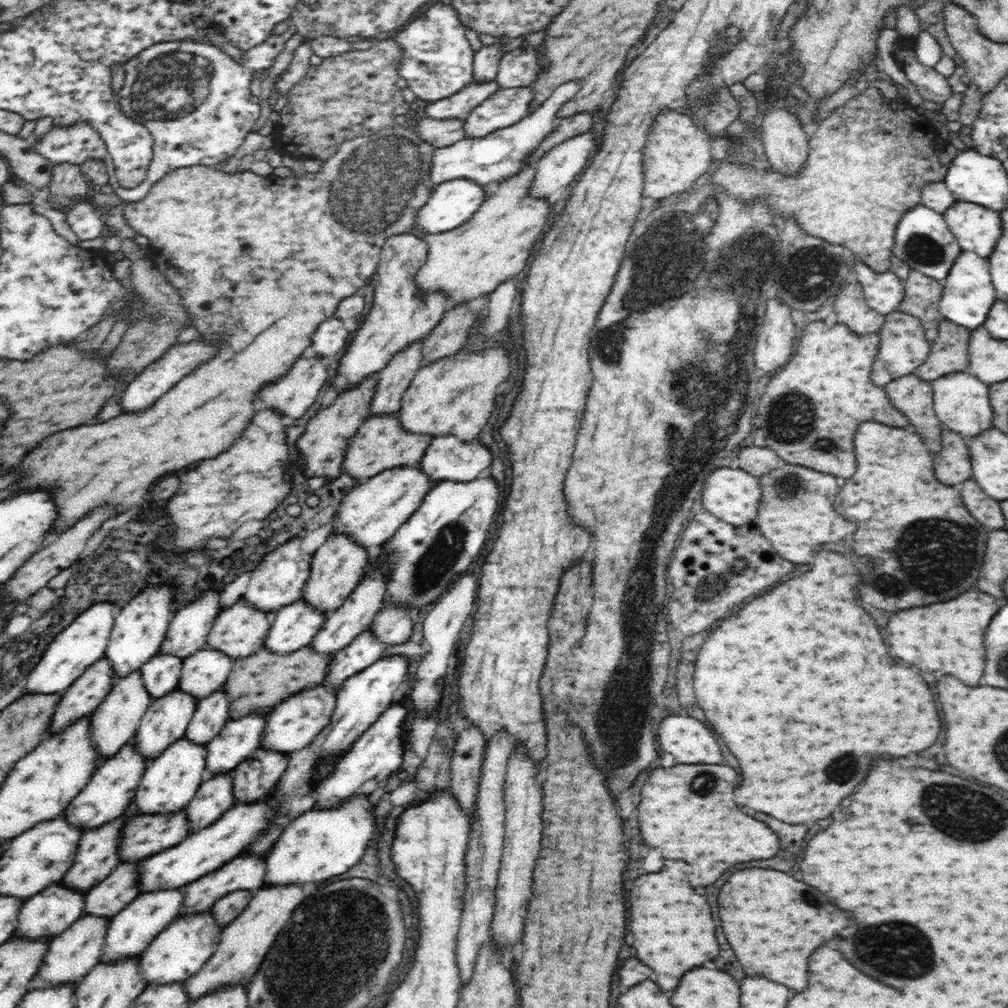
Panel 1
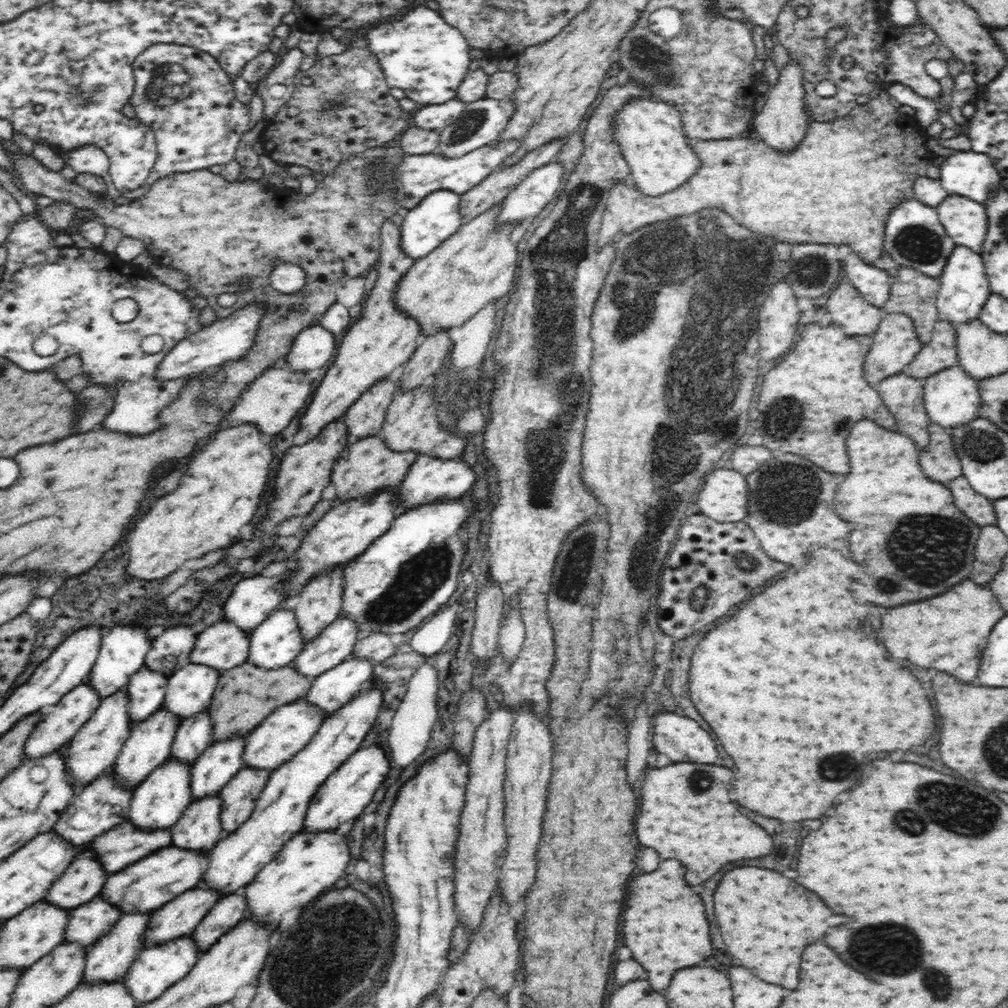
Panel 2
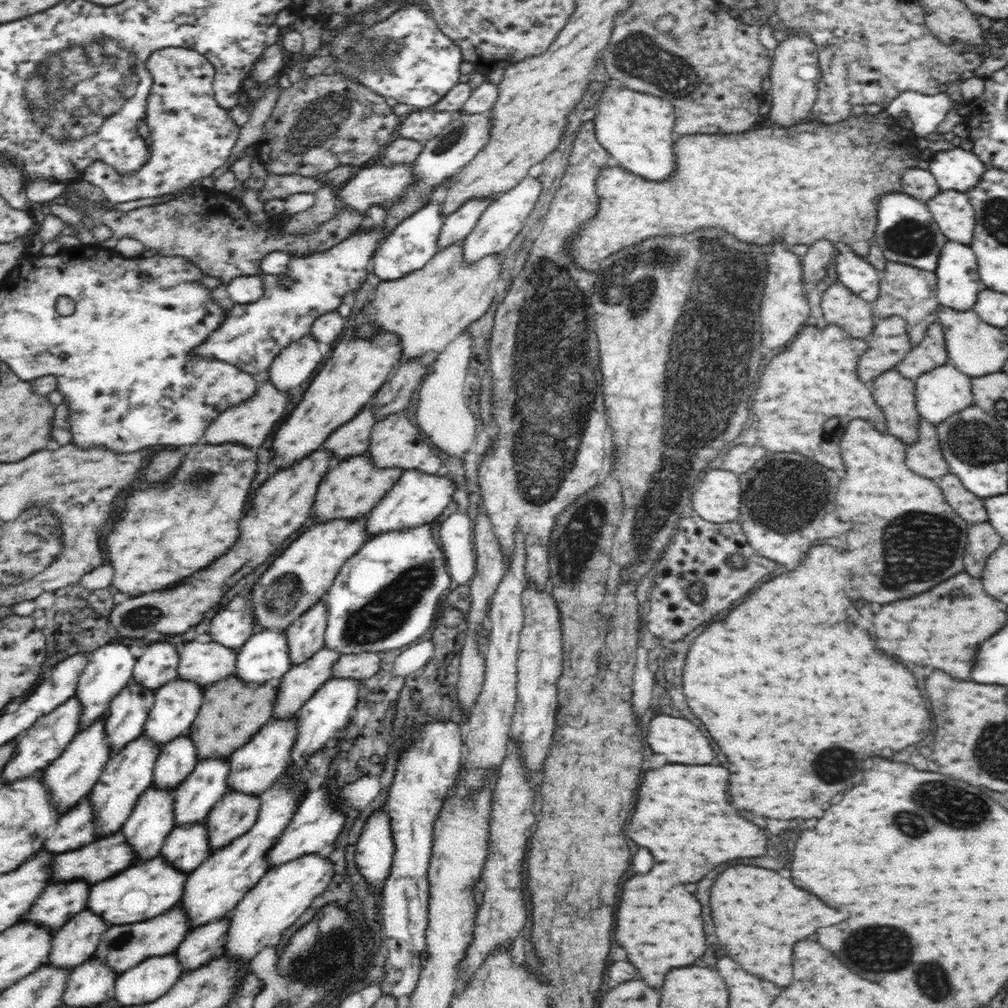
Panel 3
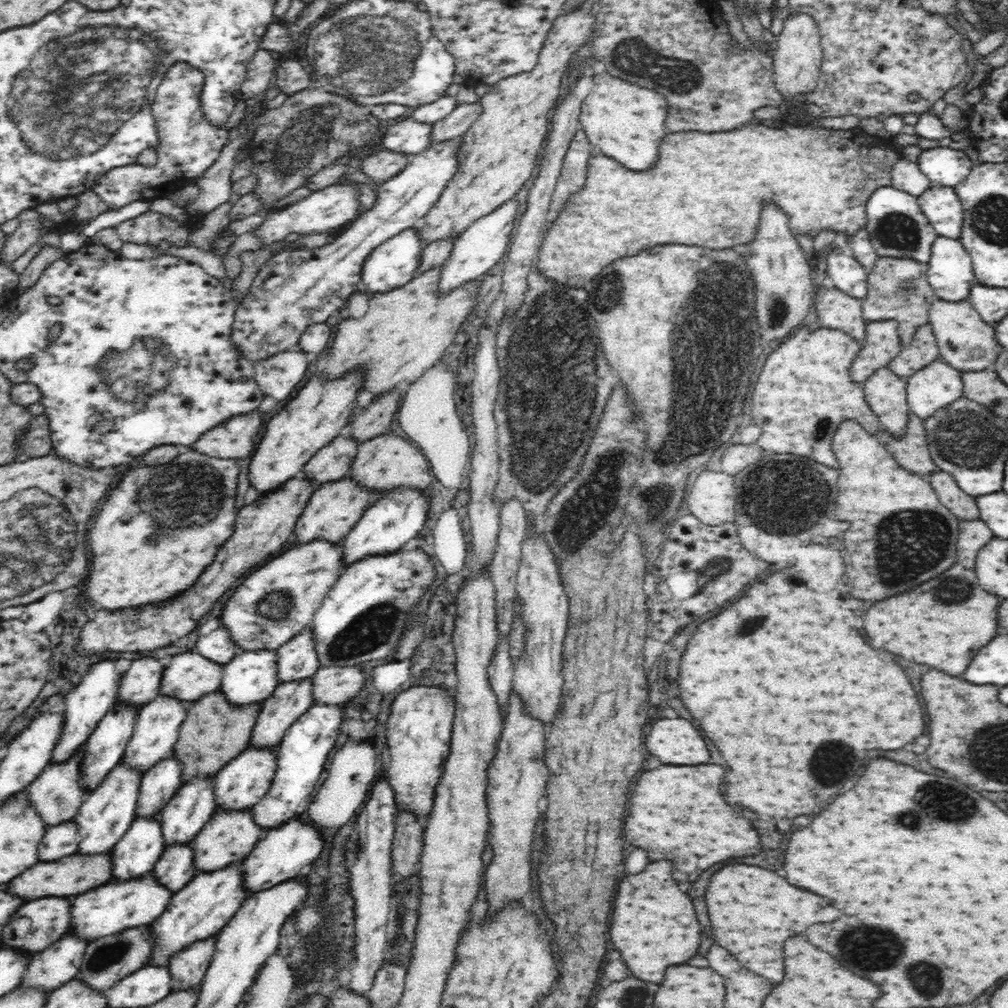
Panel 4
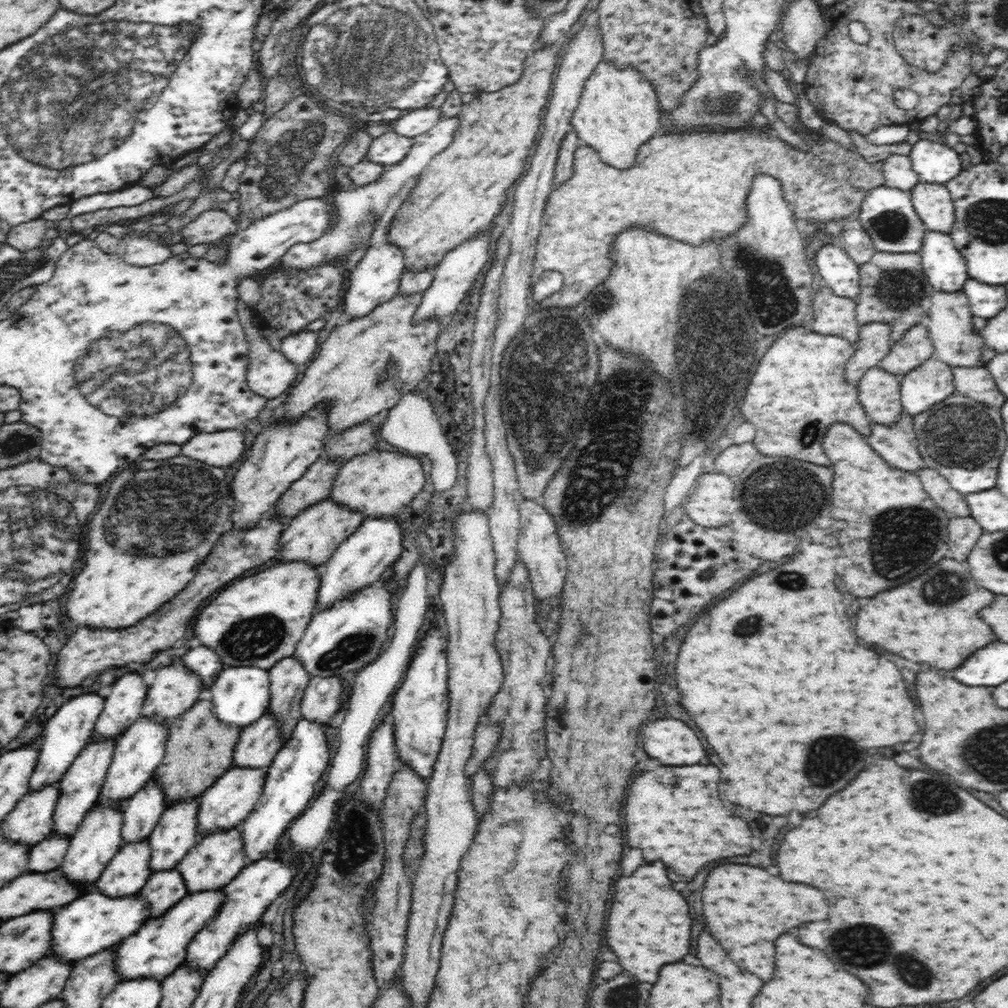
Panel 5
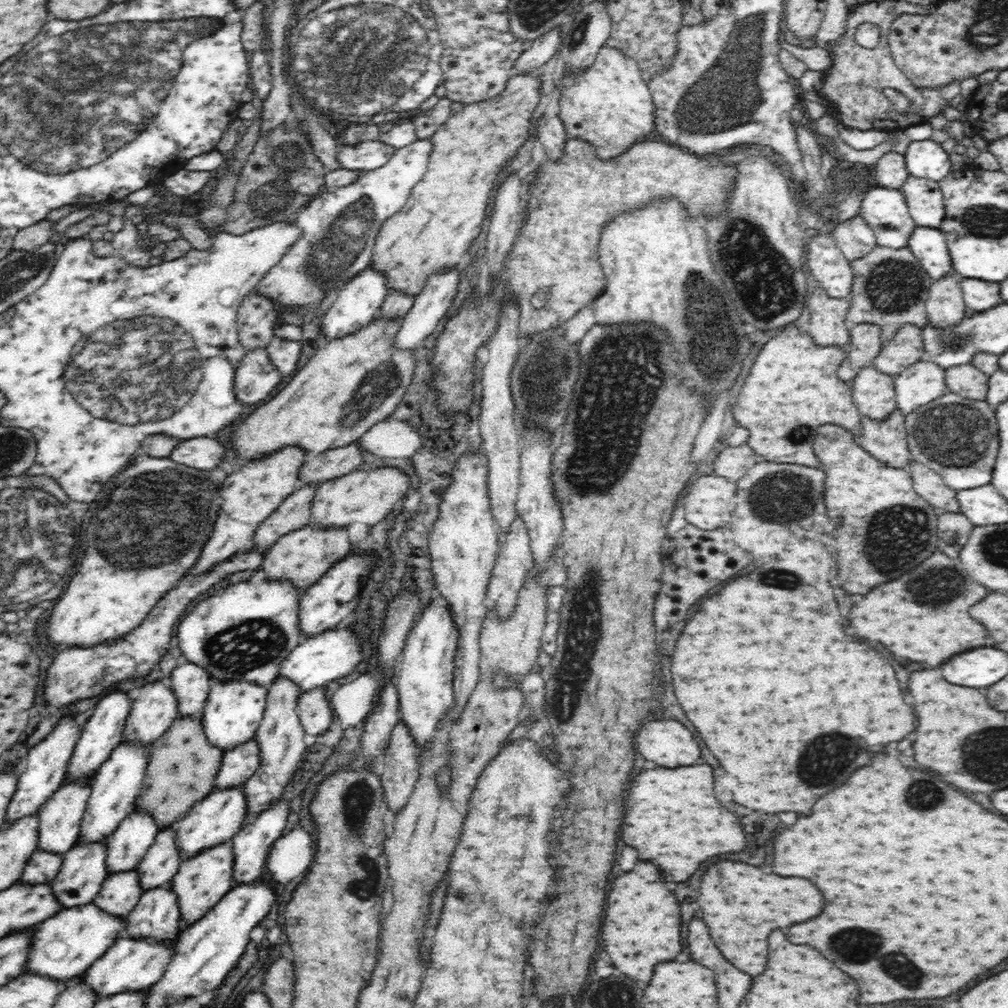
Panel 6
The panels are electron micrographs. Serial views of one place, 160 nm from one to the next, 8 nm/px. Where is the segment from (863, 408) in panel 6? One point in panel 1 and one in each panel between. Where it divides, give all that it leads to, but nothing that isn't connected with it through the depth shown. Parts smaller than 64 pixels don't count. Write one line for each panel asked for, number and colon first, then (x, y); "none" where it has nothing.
1: (913, 397)
2: (903, 395)
3: (895, 395)
4: (886, 393)
5: (879, 390)

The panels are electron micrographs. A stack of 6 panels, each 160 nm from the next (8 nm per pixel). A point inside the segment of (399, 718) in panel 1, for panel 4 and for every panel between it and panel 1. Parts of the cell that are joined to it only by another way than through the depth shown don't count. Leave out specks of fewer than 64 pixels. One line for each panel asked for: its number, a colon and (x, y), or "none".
2: (343, 795)
3: (318, 819)
4: (286, 851)

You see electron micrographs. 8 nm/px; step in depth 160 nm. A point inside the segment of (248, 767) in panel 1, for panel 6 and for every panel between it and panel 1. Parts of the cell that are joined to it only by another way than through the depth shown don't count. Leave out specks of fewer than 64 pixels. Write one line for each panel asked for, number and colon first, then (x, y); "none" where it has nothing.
2: (239, 797)
3: (232, 816)
4: (229, 836)
5: (216, 860)
6: (202, 881)

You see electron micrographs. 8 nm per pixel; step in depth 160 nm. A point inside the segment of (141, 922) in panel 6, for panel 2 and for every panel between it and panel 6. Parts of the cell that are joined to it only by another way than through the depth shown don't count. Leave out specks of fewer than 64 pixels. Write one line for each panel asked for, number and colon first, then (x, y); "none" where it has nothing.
2: (199, 828)
3: (186, 847)
4: (175, 868)
5: (163, 889)

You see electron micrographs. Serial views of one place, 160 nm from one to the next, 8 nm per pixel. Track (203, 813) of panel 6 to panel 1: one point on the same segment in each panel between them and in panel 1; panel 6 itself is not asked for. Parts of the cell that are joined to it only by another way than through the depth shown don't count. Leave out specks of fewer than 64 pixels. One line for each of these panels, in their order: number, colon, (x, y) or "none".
1: (291, 725)
2: (279, 737)
3: (264, 758)
4: (244, 781)
5: (227, 803)

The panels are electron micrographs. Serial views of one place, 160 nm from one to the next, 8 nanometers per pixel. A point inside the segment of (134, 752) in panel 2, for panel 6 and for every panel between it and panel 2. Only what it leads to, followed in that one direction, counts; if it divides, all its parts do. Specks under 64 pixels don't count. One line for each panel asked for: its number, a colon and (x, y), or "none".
3: (128, 773)
4: (107, 812)
5: (98, 838)
6: (83, 871)

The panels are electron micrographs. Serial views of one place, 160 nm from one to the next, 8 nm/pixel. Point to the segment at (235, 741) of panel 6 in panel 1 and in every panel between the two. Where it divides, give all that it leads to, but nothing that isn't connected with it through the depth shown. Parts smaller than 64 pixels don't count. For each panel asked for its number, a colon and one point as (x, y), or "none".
1: (293, 626)
2: (276, 642)
3: (264, 657)
4: (251, 678)
5: (240, 695)

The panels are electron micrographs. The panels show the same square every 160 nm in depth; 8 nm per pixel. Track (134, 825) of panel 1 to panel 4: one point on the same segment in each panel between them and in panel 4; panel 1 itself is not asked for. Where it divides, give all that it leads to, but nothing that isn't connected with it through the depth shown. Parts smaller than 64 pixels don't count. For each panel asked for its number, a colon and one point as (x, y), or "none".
2: (123, 845)
3: (103, 858)
4: (72, 875)

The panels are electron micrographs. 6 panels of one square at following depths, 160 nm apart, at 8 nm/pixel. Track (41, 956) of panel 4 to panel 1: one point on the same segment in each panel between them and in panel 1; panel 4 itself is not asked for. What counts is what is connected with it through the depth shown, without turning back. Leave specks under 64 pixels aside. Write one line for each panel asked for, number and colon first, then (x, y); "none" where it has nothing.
1: (106, 899)
2: (88, 923)
3: (75, 942)

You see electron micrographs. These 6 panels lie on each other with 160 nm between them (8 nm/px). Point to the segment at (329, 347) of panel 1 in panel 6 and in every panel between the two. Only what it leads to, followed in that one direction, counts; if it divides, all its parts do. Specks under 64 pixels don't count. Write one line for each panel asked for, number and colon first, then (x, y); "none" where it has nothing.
2: (312, 347)
3: (294, 365)
4: (277, 376)
5: (269, 373)
6: (256, 378)

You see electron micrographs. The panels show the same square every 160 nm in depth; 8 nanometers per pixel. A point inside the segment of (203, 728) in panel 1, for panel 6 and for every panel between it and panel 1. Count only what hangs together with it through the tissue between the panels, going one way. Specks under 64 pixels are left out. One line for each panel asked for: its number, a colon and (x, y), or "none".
2: (193, 736)
3: (177, 759)
4: (158, 785)
5: (141, 813)
6: (125, 847)

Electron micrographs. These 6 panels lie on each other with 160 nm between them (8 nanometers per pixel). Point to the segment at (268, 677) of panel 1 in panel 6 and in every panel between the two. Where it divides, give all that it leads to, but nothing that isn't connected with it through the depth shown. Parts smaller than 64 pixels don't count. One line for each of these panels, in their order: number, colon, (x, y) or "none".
2: (245, 695)
3: (232, 711)
4: (214, 731)
5: (199, 749)
6: (182, 767)

